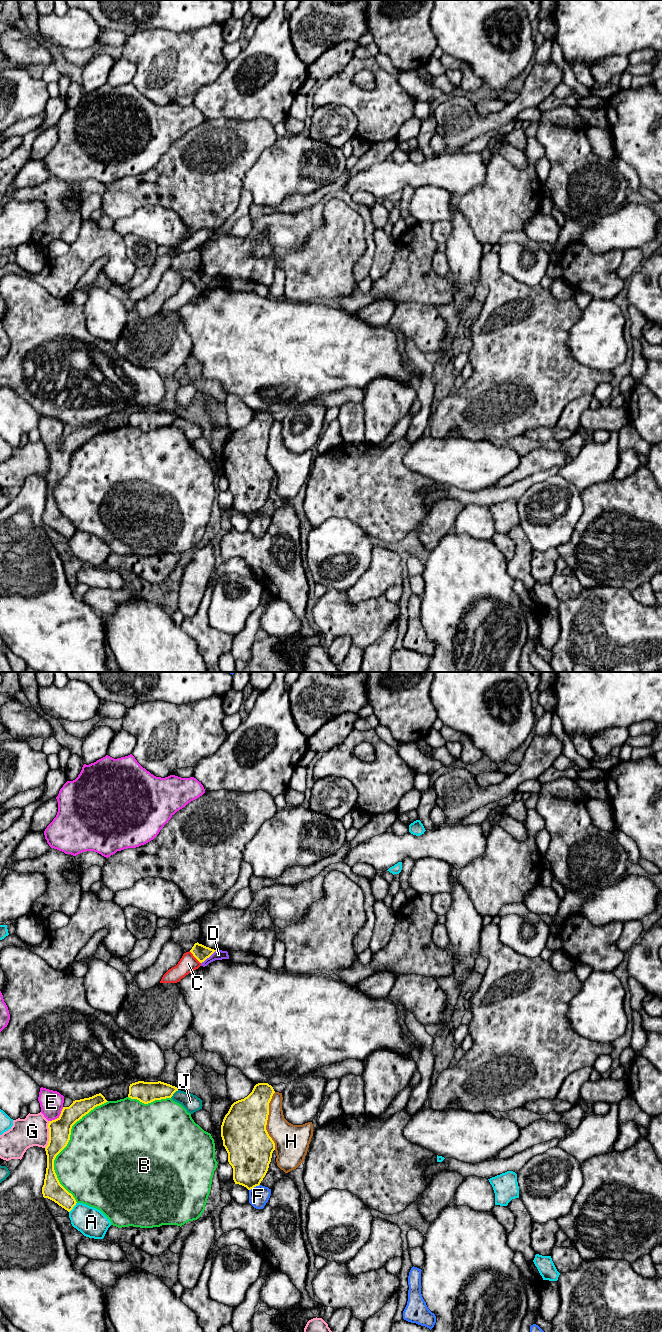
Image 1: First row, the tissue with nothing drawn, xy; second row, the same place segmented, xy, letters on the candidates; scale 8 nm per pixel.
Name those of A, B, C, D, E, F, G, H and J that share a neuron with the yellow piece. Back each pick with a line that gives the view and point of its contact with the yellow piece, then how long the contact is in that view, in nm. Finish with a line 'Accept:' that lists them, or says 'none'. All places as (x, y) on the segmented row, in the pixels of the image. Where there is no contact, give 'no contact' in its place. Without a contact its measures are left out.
Accept: none

